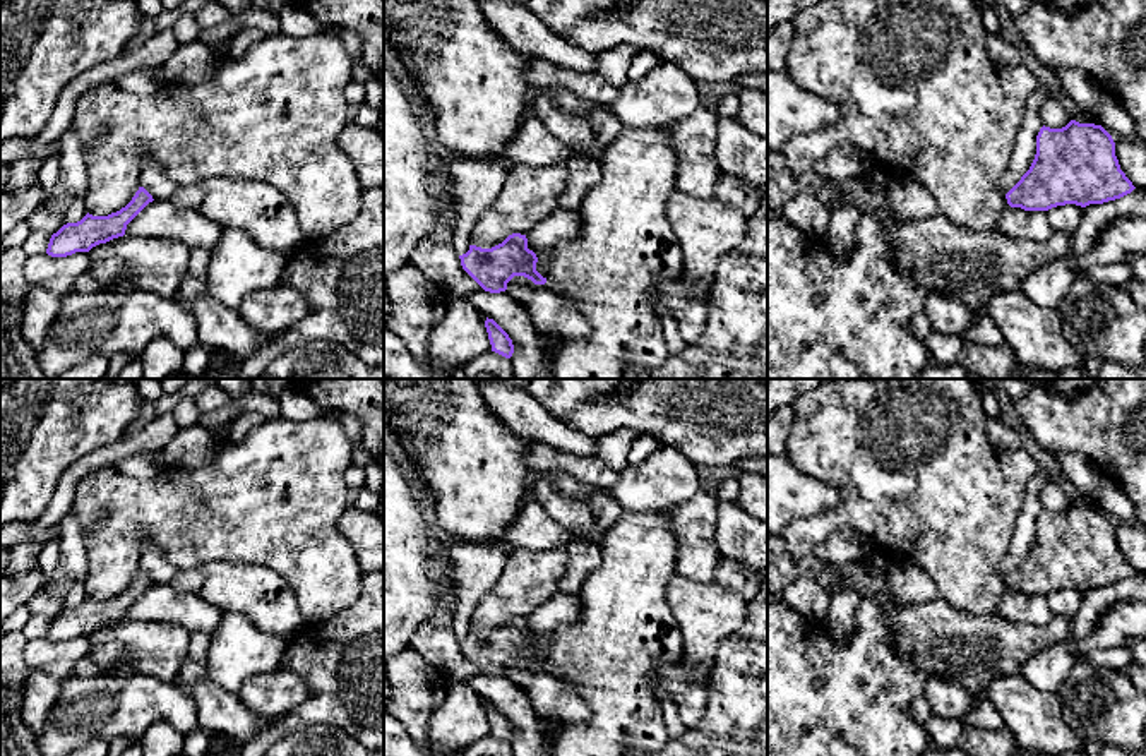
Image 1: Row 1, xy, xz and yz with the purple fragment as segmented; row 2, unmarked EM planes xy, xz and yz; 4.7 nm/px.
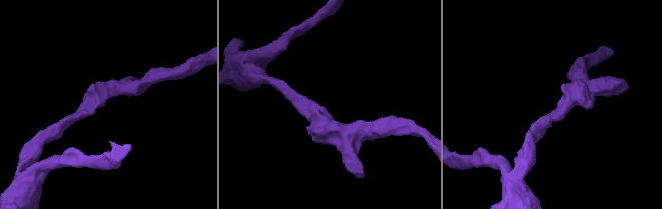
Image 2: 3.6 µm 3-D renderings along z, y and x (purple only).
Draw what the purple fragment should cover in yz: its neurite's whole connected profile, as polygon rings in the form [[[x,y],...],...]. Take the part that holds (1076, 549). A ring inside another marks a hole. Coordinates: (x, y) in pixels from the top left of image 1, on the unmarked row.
[[[1071,504],[1062,513],[1042,511],[1036,519],[1036,538],[1030,554],[1006,578],[1011,591],[1048,595],[1057,590],[1103,588],[1131,578],[1136,571],[1120,554],[1112,519],[1095,507]]]

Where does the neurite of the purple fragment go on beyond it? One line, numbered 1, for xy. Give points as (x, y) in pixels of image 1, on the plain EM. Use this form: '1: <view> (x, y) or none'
1: none

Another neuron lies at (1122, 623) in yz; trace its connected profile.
[[[1146,600],[1112,603],[1098,619],[1093,633],[1072,641],[1071,655],[1079,657],[1093,650],[1125,646],[1146,636]]]

